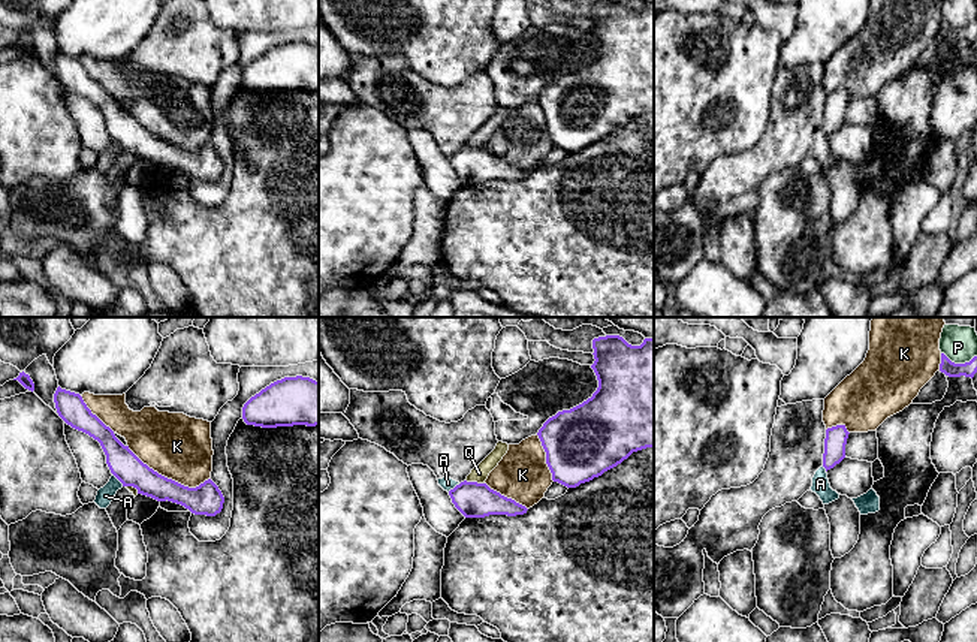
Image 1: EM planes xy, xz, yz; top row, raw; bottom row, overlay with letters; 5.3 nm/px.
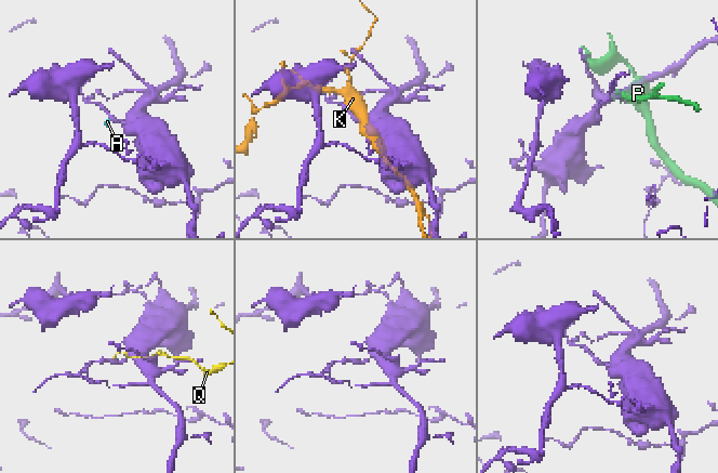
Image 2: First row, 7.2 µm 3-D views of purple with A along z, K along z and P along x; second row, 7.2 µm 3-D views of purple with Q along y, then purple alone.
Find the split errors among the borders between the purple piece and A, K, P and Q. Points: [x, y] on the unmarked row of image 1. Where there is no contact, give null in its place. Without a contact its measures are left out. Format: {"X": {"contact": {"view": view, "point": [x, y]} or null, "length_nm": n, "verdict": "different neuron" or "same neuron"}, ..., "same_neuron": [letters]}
{"A": {"contact": {"view": "xy", "point": [117, 142]}, "length_nm": 90, "verdict": "different neuron"}, "K": {"contact": {"view": "xy", "point": [166, 142]}, "length_nm": 480, "verdict": "different neuron"}, "P": {"contact": {"view": "yz", "point": [959, 29]}, "length_nm": 190, "verdict": "different neuron"}, "Q": {"contact": {"view": "xz", "point": [475, 147]}, "length_nm": 110, "verdict": "different neuron"}, "same_neuron": []}

